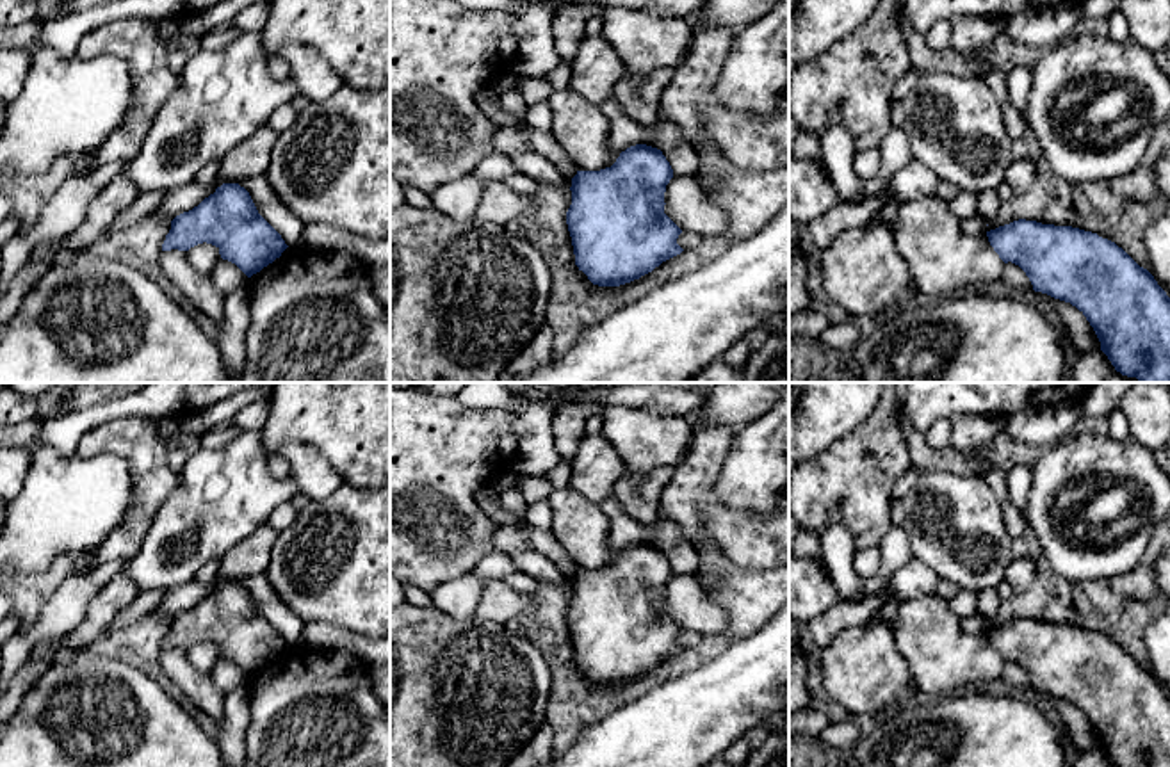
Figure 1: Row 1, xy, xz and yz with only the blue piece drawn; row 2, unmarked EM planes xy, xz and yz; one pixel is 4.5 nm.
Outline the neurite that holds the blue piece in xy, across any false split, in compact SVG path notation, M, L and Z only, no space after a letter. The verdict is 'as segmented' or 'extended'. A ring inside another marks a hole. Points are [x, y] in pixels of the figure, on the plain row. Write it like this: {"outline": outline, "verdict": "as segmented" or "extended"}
{"outline": "M223 582L198 605L176 614L162 650L189 650L203 641L215 644L221 657L235 662L248 676L288 646L239 582Z", "verdict": "as segmented"}

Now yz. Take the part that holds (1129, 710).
{"outline": "M1019 618L987 630L999 657L1019 664L1033 689L1076 705L1115 767L1170 767L1170 696L1115 641L1072 625Z", "verdict": "as segmented"}

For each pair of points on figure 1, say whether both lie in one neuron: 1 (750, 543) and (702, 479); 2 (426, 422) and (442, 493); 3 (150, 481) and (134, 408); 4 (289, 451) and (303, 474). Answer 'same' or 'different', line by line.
1: same
2: same
3: different
4: same

